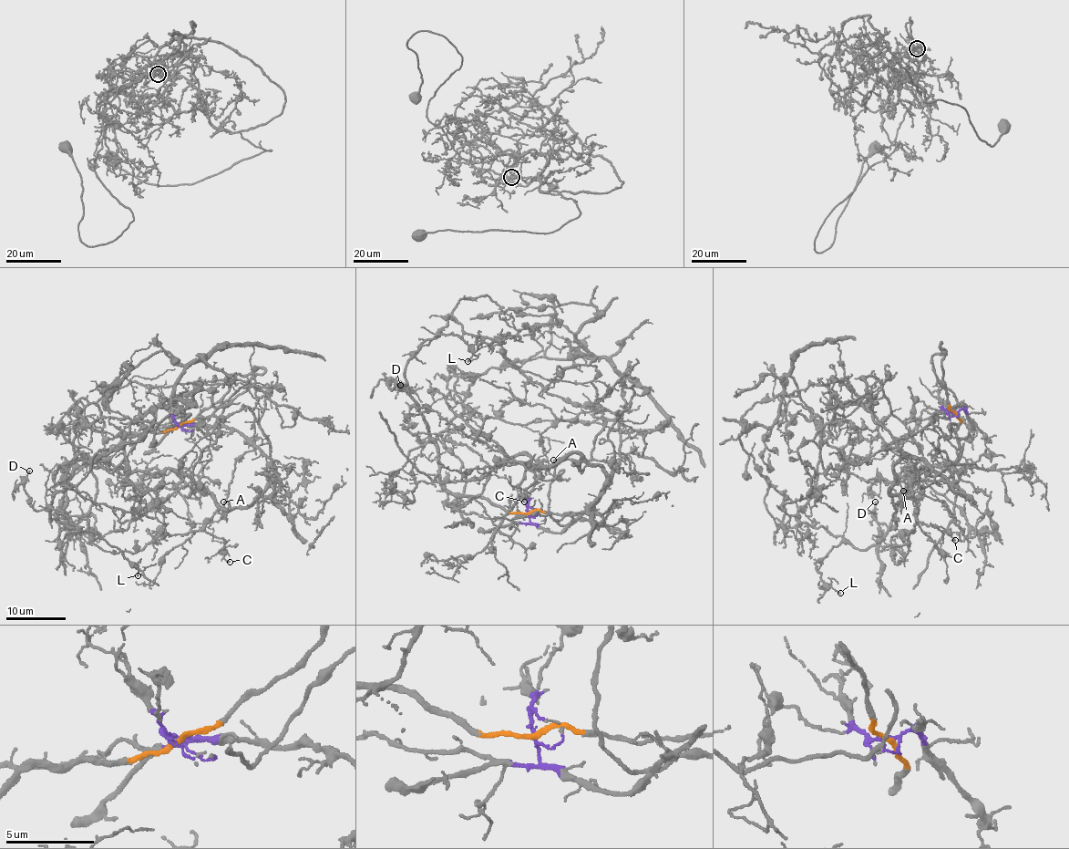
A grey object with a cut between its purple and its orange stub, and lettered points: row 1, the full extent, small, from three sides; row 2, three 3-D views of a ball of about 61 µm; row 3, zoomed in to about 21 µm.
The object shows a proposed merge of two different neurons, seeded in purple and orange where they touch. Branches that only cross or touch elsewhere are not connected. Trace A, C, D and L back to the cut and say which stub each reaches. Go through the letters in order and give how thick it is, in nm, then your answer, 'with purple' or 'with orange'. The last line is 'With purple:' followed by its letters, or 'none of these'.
A: 110 nm thick; with purple
C: 130 nm thick; with purple
D: 160 nm thick; with orange
L: 110 nm thick; with orange
With purple: A, C

